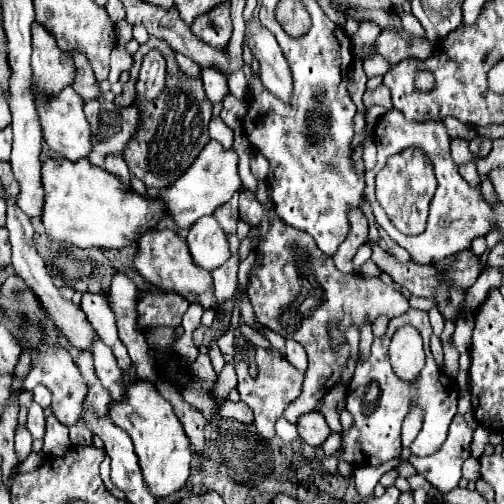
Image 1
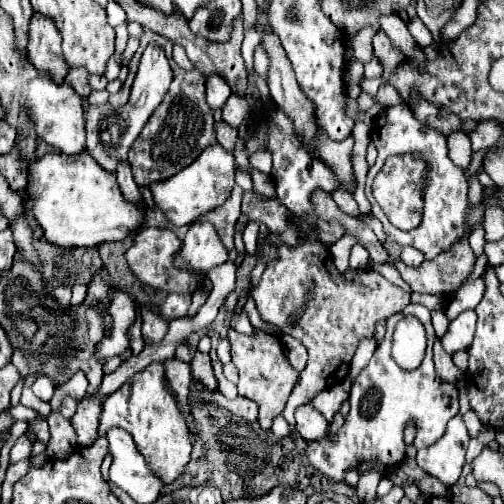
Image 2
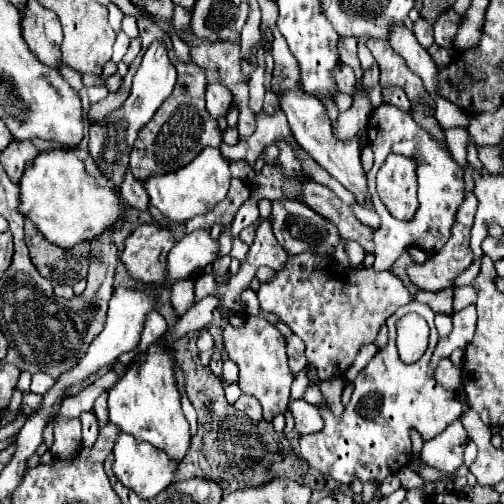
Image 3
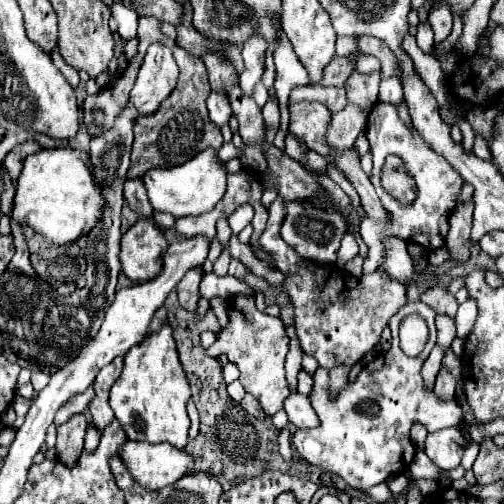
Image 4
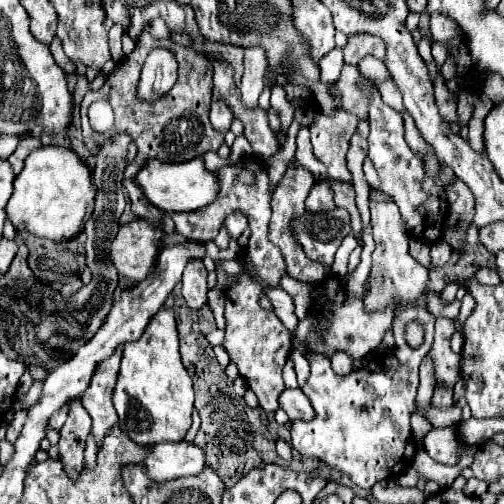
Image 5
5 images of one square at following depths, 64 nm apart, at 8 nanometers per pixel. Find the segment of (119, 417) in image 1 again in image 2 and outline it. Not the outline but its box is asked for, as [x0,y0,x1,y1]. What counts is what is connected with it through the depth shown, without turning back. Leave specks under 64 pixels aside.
[100,362,192,484]

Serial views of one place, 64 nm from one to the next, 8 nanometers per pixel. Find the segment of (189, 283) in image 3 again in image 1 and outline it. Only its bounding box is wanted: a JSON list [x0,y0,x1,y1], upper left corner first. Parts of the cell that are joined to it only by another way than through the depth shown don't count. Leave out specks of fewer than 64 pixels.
[138,292,188,330]

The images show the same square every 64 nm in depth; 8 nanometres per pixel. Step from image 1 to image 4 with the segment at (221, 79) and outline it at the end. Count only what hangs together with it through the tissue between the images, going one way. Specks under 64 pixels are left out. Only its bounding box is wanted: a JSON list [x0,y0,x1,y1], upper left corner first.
[208,92,232,128]

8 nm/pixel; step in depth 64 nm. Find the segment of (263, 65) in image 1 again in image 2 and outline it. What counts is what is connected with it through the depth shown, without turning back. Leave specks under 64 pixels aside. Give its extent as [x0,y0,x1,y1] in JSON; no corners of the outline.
[260,34,356,192]

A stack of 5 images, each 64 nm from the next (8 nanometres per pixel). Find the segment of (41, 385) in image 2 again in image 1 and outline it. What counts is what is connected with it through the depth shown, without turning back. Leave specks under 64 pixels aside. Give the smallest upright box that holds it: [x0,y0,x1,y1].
[32,386,52,408]

